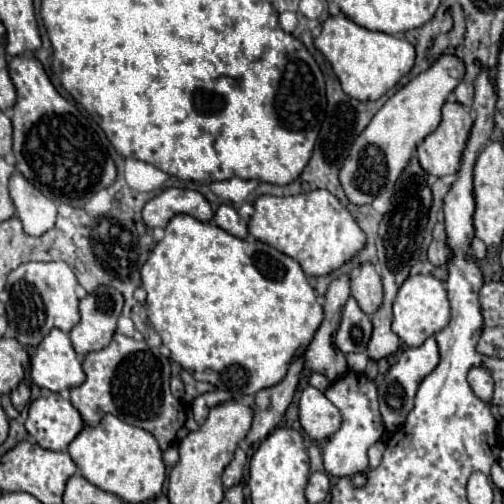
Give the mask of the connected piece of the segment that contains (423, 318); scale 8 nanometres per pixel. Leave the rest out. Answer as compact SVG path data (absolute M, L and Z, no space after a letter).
M410 276L398 290L398 296L394 300L394 322L392 330L398 334L398 338L408 344L410 348L420 346L426 338L440 332L450 322L448 312L448 298L444 284L436 280L434 276Z

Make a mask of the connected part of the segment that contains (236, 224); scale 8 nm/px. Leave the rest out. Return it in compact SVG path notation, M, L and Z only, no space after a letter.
M222 204L222 206L218 208L218 212L214 214L214 222L216 222L216 226L220 226L222 230L234 234L236 238L242 238L242 240L248 238L248 222L242 220L242 218L238 216L238 212L236 212L230 204Z

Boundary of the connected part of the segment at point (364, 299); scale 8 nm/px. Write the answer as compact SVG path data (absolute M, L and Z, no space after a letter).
M364 264L356 278L350 282L352 296L356 298L358 306L364 310L364 314L374 314L382 304L382 280L372 264Z

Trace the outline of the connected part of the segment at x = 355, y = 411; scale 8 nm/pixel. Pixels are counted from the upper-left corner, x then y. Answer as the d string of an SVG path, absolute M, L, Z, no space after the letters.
M350 370L326 390L326 398L340 410L342 426L328 440L328 444L322 450L324 470L336 478L352 476L356 472L366 470L368 468L368 448L376 440L380 440L380 436L384 434L384 424L382 424L382 416L380 416L380 408L378 408L376 384L370 382L364 374Z

